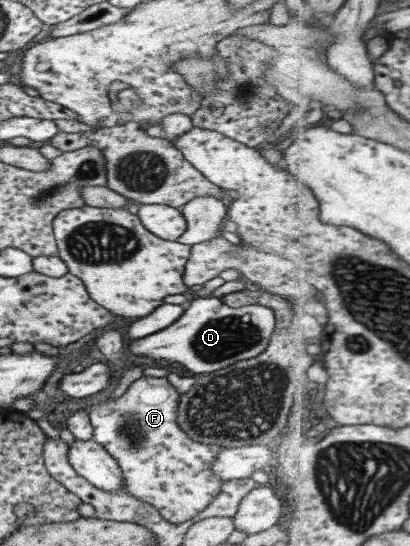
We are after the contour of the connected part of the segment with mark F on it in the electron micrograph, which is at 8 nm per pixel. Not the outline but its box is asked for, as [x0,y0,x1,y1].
[87,376,224,523]

